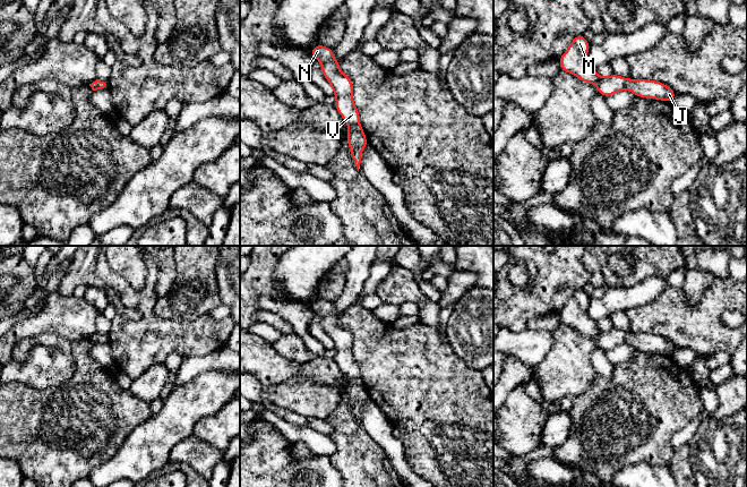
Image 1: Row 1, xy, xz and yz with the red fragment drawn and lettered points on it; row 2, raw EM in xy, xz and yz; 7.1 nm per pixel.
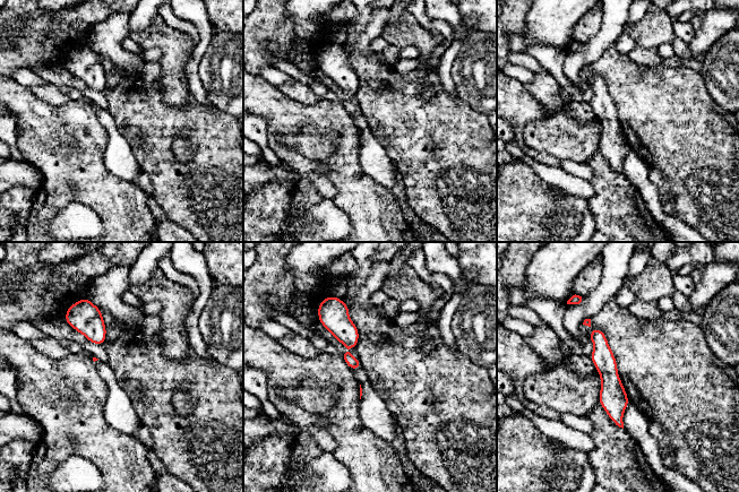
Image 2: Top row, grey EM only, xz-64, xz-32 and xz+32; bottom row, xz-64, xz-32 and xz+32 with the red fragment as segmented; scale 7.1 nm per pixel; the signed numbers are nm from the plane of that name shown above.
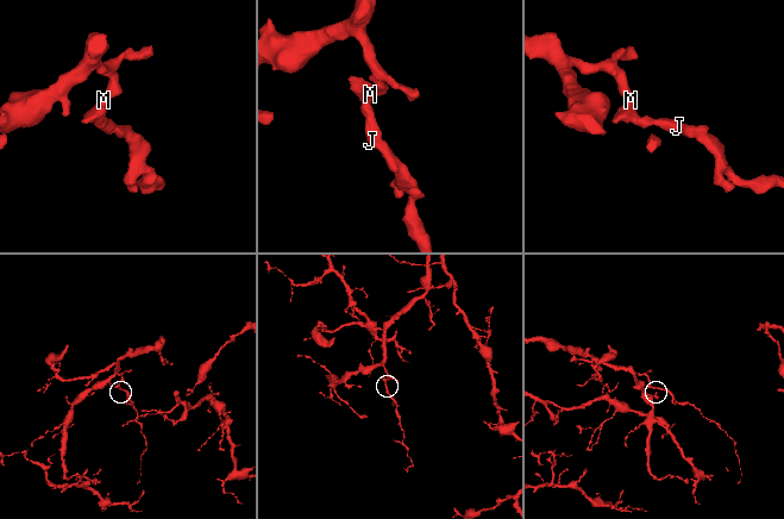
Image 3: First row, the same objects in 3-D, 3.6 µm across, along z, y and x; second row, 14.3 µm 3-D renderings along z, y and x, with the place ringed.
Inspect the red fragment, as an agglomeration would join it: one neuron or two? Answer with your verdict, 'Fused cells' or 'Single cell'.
Single cell

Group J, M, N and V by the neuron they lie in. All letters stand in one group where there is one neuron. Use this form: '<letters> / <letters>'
J M N V

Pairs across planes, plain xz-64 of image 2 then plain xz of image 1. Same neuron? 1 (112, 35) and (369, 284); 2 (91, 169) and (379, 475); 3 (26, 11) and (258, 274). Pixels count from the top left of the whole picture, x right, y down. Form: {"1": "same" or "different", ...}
{"1": "same", "2": "same", "3": "same"}

